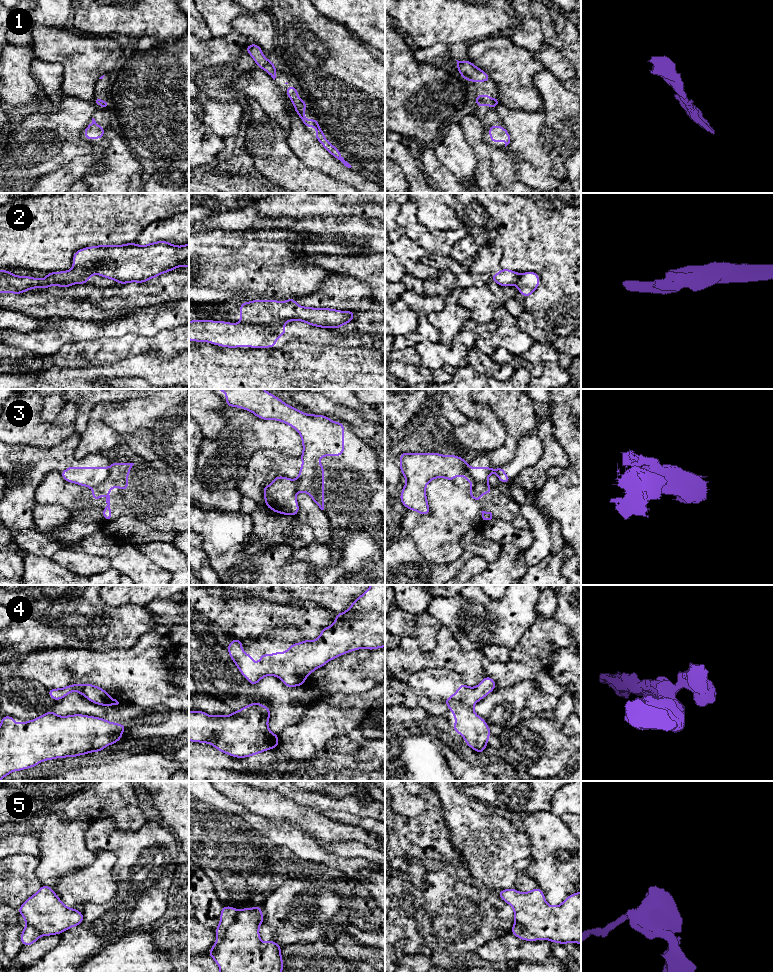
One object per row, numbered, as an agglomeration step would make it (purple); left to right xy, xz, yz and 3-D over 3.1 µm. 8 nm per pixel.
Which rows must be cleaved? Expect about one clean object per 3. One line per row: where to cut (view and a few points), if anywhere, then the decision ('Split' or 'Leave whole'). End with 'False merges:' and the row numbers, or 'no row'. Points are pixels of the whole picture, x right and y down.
1: No split. Leave whole
2: Split along xy (89, 275), (77, 282), (56, 282), (45, 279). Split
3: Split along yz (467, 466), (467, 472), (475, 480), (487, 482). Split
4: No split. Leave whole
5: Split along xz (237, 910), (235, 920), (217, 939). Split
False merges: 2, 3, 5

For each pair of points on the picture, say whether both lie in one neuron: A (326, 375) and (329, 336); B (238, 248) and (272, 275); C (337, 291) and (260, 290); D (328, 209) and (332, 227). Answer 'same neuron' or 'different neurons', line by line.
A: different neurons
B: same neuron
C: different neurons
D: different neurons

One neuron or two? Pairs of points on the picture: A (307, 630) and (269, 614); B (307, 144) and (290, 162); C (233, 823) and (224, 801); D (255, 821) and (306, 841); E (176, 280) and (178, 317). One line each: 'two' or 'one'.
A: one
B: two
C: two
D: one
E: two

